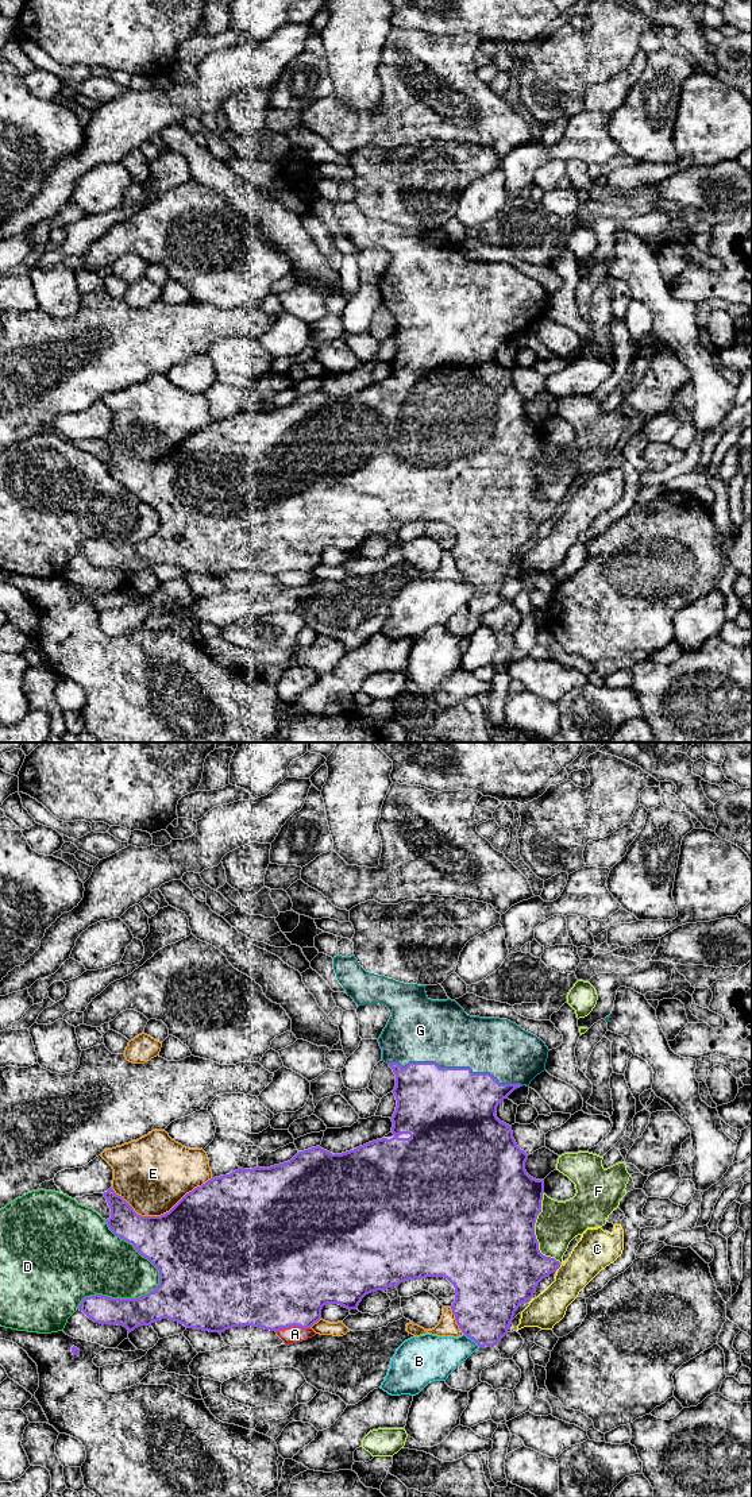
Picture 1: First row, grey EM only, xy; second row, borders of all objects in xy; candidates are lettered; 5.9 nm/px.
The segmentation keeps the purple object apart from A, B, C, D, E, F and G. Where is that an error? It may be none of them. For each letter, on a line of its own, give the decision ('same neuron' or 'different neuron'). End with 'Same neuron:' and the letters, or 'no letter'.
A: different neuron
B: different neuron
C: different neuron
D: different neuron
E: different neuron
F: different neuron
G: same neuron
Same neuron: G

